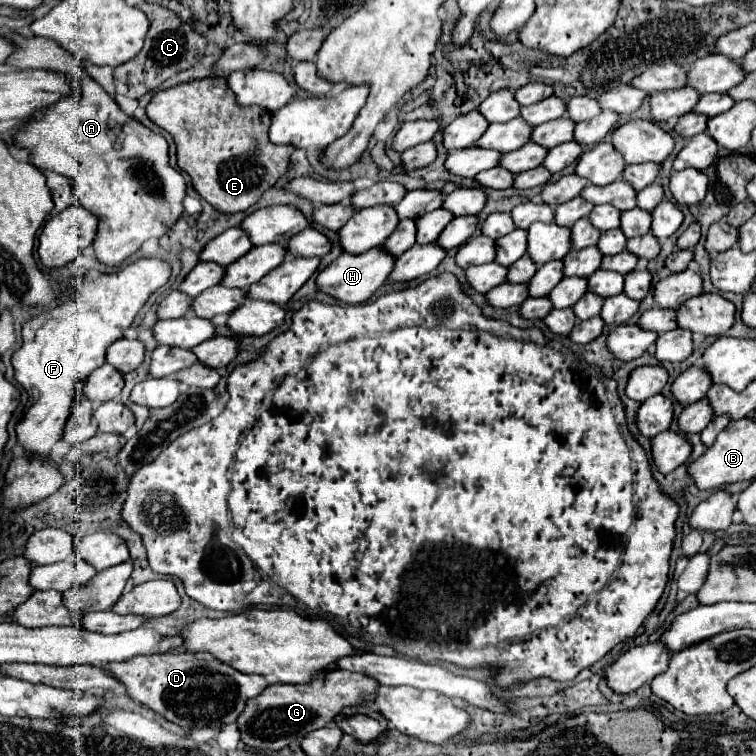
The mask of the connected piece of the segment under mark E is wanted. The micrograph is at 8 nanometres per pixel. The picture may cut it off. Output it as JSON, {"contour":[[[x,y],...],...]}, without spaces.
{"contour":[[[206,77],[190,83],[176,85],[166,91],[158,91],[146,107],[146,115],[160,129],[168,131],[176,143],[178,167],[192,177],[192,185],[198,195],[208,201],[216,211],[232,215],[238,211],[246,211],[254,203],[260,201],[262,193],[270,189],[288,169],[290,155],[294,147],[274,145],[268,139],[268,111],[260,107],[238,107],[234,95],[226,87],[226,79]]]}

